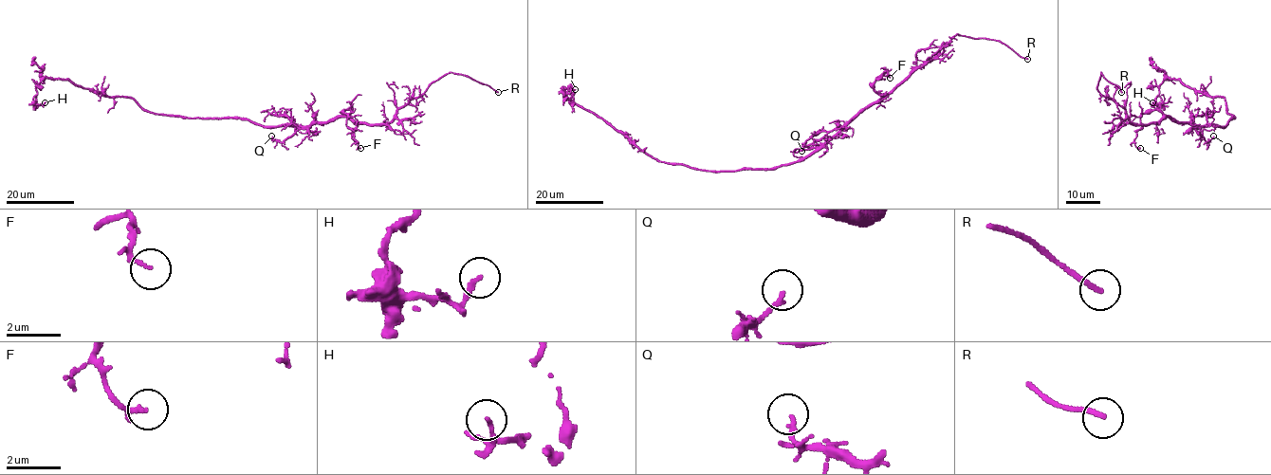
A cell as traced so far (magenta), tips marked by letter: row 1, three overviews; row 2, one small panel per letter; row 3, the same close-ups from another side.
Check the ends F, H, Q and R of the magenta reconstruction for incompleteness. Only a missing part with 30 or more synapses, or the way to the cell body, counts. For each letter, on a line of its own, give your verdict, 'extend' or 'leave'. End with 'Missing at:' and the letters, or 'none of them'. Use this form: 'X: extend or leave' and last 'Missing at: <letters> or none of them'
F: leave
H: leave
Q: leave
R: extend
Missing at: R

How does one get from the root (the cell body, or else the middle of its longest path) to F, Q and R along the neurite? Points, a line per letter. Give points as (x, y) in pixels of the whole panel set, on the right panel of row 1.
F: (1224, 126), (1178, 123), (1158, 110), (1146, 111), (1133, 141), (1140, 148)
Q: (1224, 126), (1191, 127), (1206, 142), (1213, 136)
R: (1224, 126), (1193, 126), (1169, 117), (1150, 124), (1132, 124), (1121, 105), (1097, 90), (1101, 72), (1121, 92)

